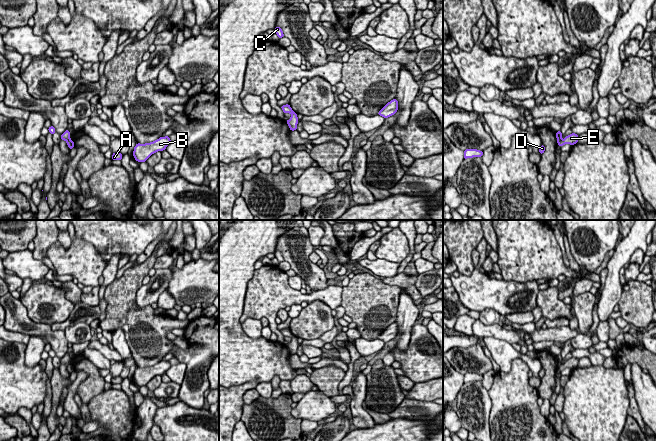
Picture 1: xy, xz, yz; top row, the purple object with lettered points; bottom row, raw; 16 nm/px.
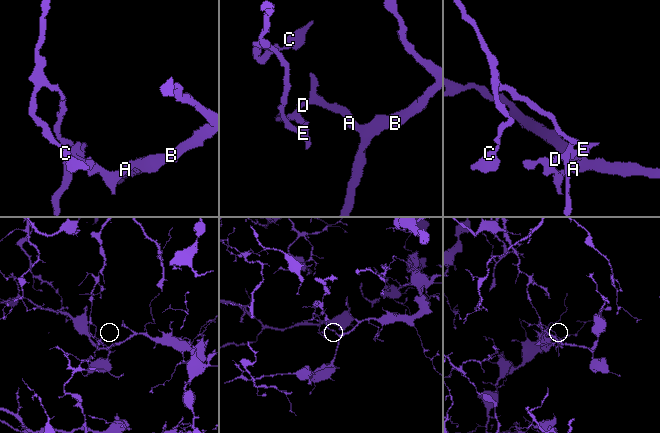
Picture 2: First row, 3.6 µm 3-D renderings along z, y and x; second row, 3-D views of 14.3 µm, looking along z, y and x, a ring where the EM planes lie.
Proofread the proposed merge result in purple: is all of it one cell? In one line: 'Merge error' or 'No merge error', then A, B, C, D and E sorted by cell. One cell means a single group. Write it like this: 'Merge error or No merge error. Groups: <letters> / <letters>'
Merge error. Groups: A B D / C E

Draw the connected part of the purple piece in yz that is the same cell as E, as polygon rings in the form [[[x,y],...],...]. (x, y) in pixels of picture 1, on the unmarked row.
[[[572,357],[570,359],[566,360],[564,364],[561,364],[558,367],[558,369],[560,371],[562,371],[564,368],[567,368],[567,367],[570,369],[574,369],[574,368],[578,367],[578,361],[579,361],[578,358]]]

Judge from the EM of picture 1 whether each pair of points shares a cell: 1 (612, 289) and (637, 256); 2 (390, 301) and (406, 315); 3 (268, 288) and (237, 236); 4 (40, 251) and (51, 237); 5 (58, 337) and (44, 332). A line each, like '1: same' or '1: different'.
1: different
2: different
3: different
4: same
5: same

